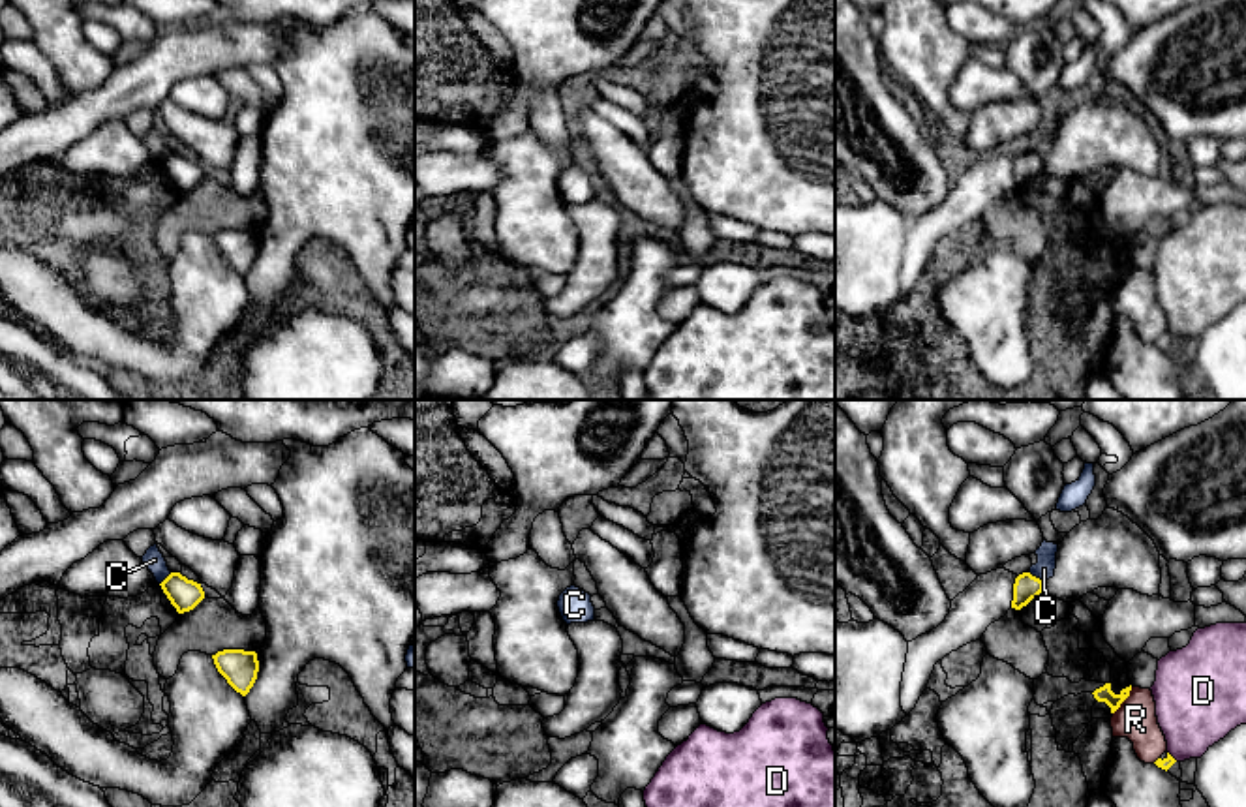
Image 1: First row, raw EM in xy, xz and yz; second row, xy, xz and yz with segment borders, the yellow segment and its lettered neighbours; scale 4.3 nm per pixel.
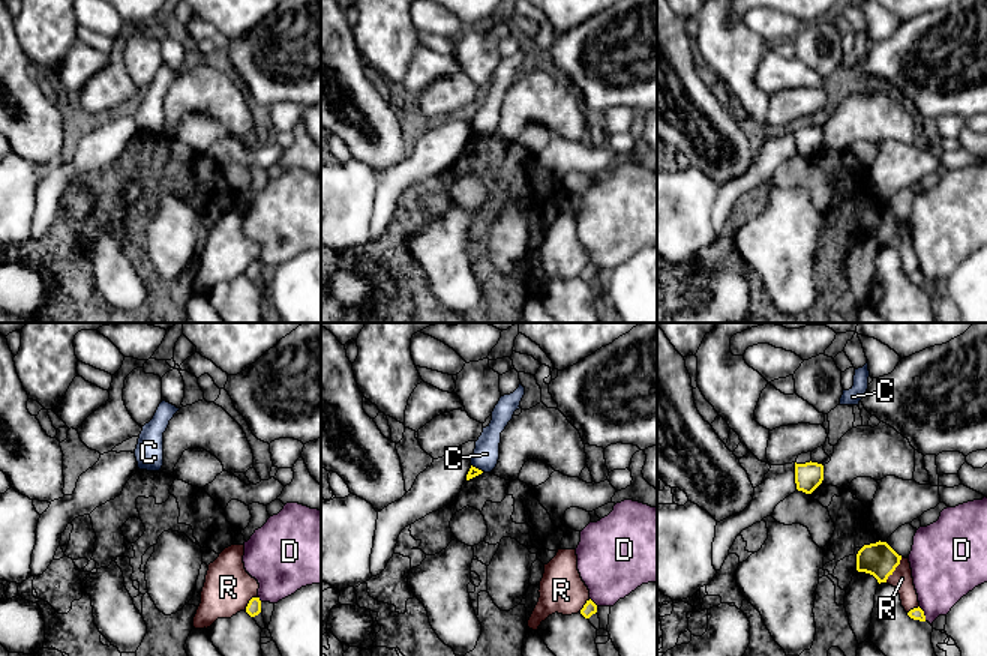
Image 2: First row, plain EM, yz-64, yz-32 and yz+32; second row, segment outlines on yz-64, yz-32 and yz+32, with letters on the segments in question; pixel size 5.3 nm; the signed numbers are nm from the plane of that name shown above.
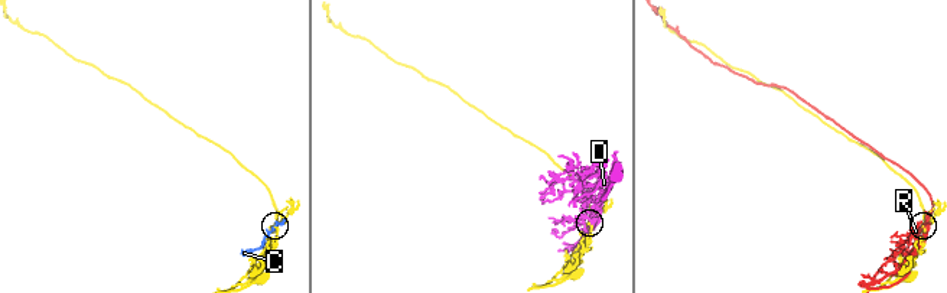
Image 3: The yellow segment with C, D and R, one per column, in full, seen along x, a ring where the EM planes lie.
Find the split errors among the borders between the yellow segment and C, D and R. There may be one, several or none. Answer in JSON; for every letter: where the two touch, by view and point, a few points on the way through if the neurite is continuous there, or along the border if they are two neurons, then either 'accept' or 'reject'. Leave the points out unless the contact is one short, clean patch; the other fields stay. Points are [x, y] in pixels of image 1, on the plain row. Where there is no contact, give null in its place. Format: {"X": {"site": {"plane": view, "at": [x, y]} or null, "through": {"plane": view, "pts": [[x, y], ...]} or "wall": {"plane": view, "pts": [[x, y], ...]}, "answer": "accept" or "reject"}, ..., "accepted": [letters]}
{"C": {"site": {"plane": "yz", "at": [1034, 156]}, "wall": {"plane": "yz", "pts": [[1029, 151], [1042, 162]]}, "answer": "reject"}, "D": {"site": {"plane": "yz", "at": [1171, 336]}, "answer": "reject"}, "R": {"site": {"plane": "yz", "at": [1124, 278]}, "answer": "reject"}, "accepted": []}

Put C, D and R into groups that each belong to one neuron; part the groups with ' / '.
C / D / R

